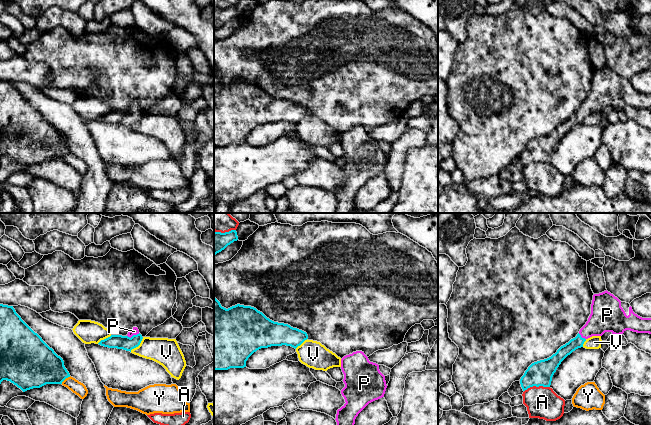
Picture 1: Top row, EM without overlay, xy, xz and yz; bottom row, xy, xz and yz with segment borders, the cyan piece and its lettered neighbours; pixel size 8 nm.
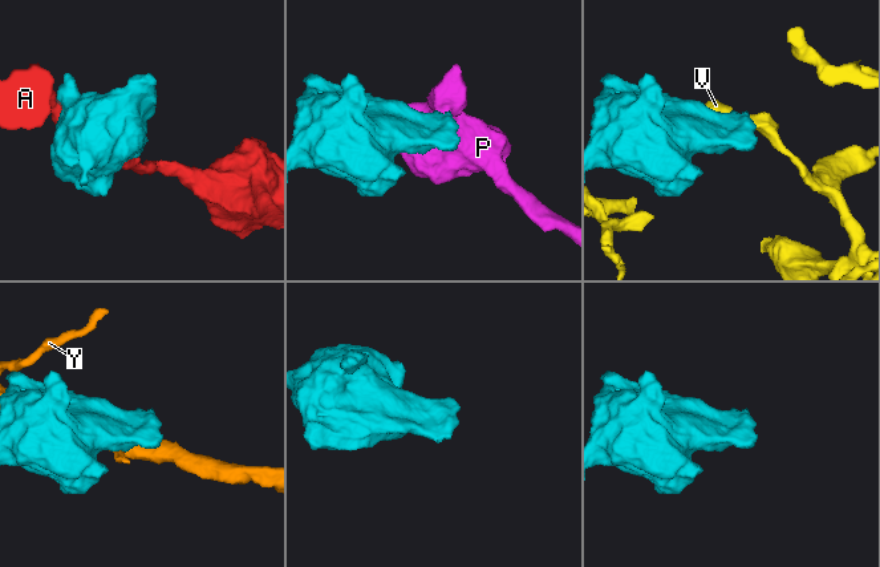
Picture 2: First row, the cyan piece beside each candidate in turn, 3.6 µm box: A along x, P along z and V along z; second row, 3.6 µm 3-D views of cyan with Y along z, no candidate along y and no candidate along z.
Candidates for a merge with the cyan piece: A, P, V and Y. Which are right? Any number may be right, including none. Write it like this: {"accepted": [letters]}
{"accepted": ["P"]}

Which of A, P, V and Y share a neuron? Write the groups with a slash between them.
A / P / V / Y

